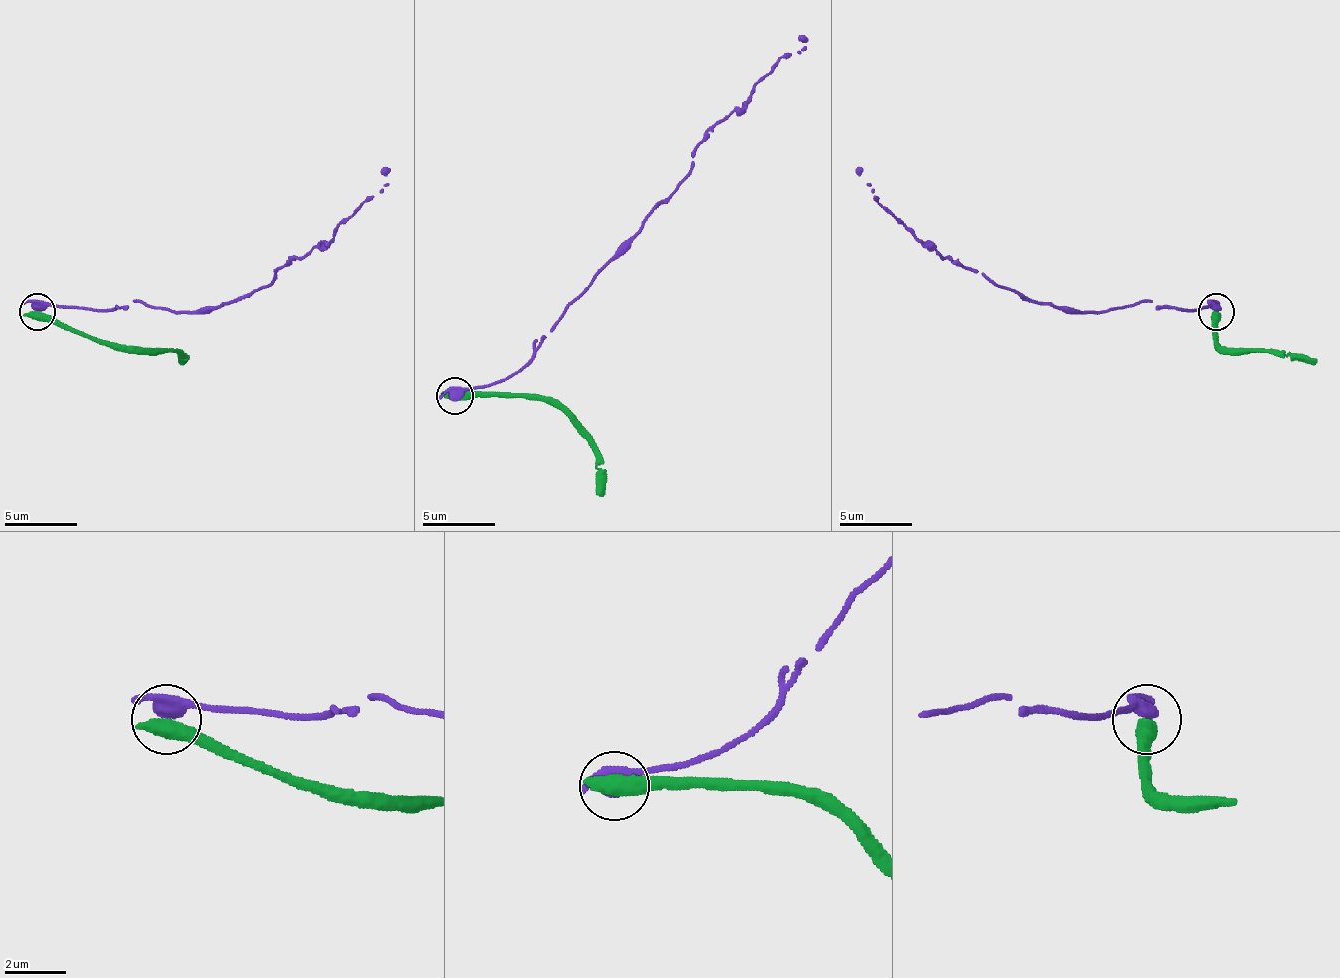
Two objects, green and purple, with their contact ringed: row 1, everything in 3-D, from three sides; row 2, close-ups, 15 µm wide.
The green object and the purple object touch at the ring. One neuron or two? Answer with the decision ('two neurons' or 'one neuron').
two neurons

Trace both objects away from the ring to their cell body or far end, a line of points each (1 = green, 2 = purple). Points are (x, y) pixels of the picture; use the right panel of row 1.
1: (1215, 310), (1215, 340), (1222, 347), (1317, 362)
2: (1215, 310), (1178, 310), (1153, 303), (1098, 310), (1032, 303), (915, 237), (871, 193), (856, 168)

